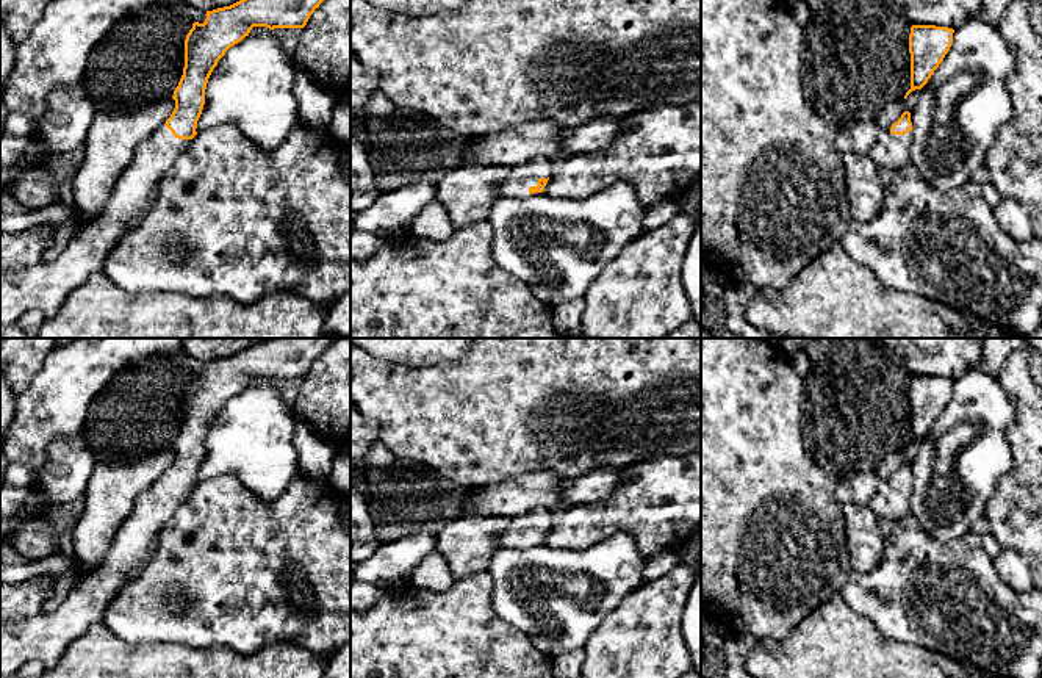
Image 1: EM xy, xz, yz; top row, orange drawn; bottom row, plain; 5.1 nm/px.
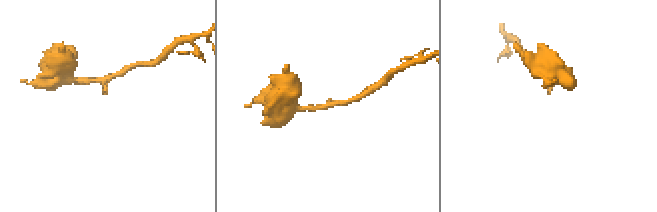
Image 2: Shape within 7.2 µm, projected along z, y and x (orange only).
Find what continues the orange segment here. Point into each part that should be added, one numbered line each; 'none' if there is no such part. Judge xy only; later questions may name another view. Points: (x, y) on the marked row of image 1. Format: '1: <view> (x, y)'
1: xy (44, 285)

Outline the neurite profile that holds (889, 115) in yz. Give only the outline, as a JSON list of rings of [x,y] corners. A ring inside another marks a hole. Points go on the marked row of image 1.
[[[915,89],[906,99],[886,105],[876,116],[876,125],[879,128],[890,130],[890,127],[901,117],[904,111],[911,113],[918,94],[920,89]]]

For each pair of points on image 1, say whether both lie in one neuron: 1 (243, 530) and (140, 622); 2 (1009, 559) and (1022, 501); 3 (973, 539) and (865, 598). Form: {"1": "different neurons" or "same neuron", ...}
{"1": "same neuron", "2": "different neurons", "3": "different neurons"}

